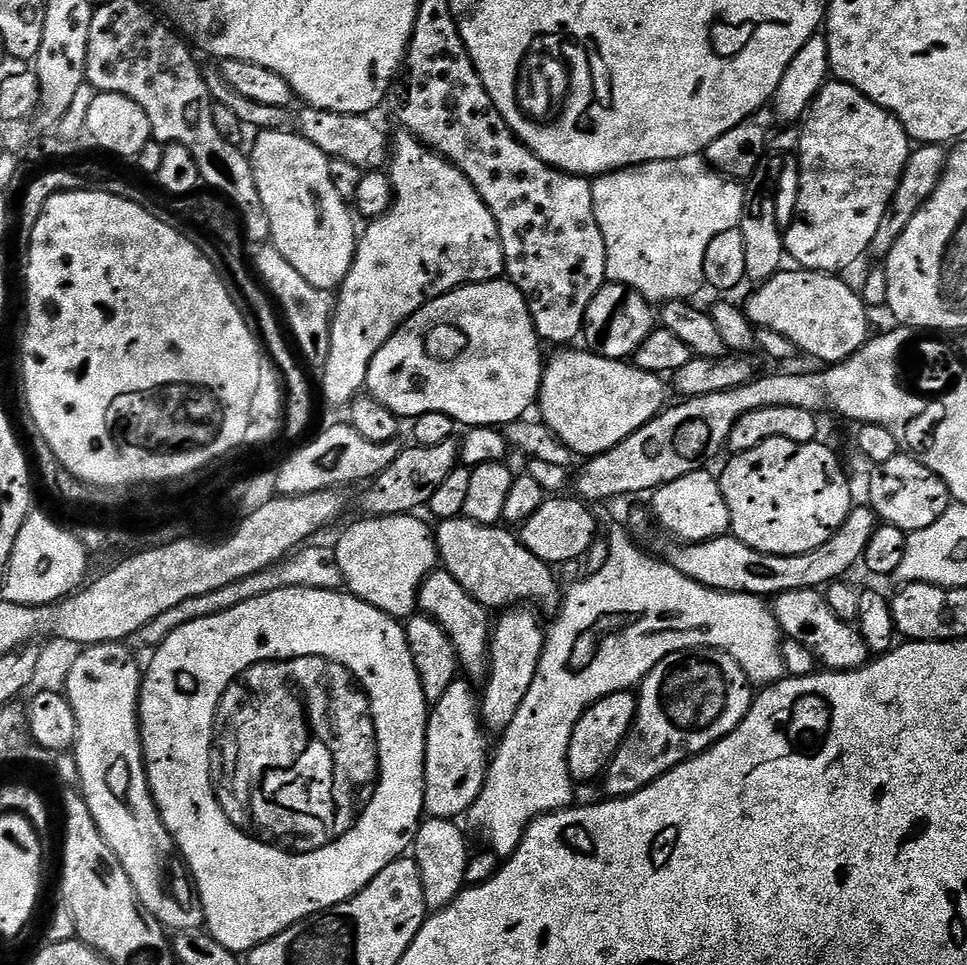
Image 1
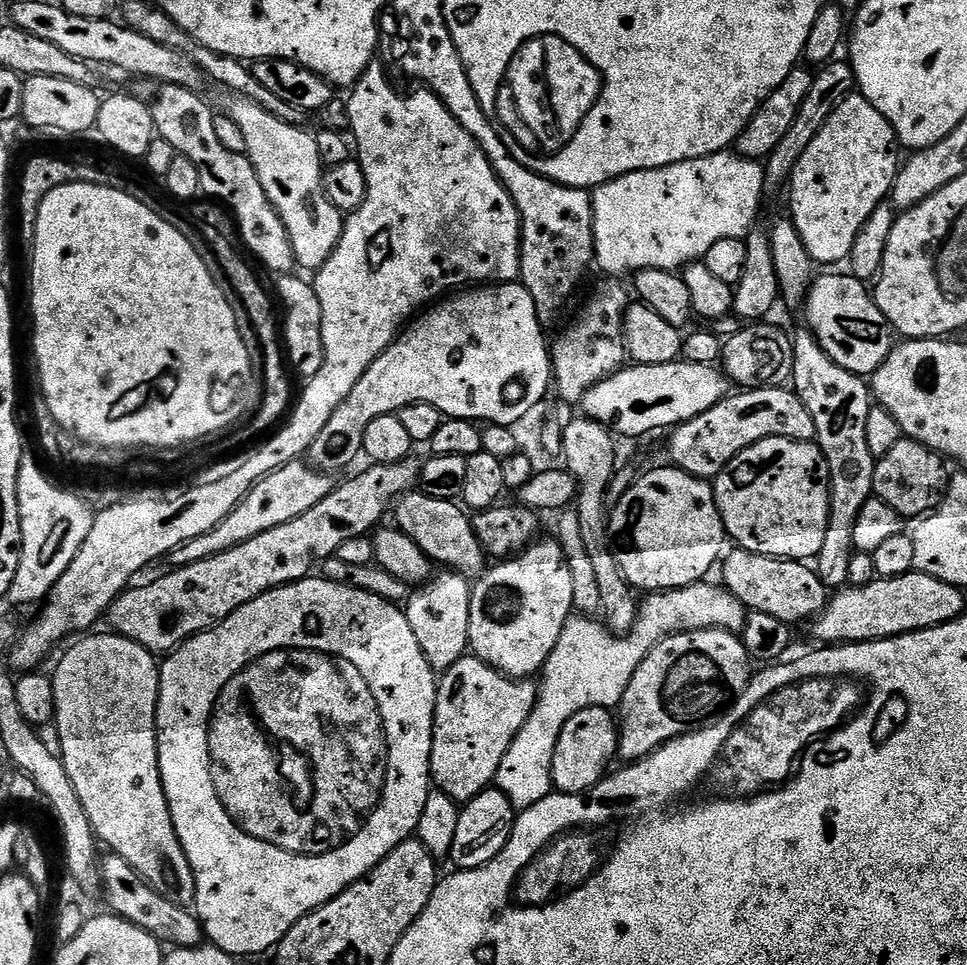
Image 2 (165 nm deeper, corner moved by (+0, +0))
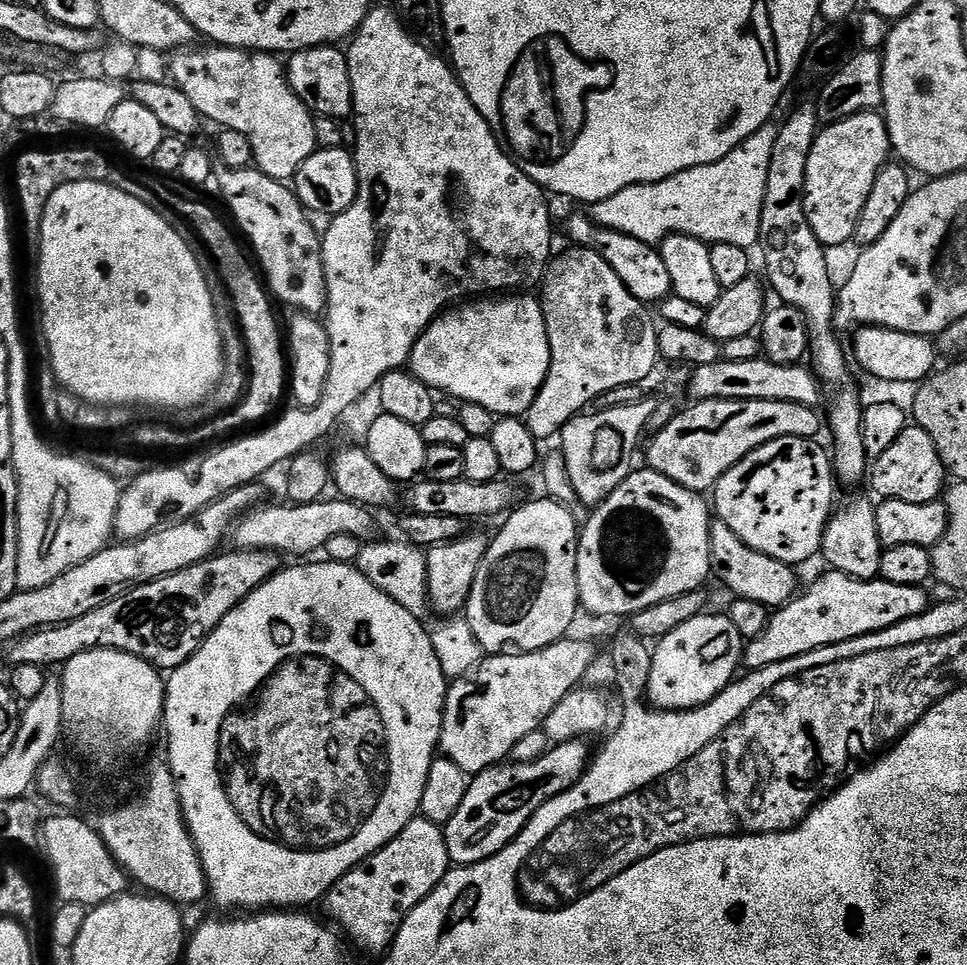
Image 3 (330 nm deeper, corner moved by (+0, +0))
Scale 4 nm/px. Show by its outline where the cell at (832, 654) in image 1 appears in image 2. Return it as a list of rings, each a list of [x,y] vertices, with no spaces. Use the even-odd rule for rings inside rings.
[[[739,546],[733,549],[733,552],[729,551],[722,560],[722,584],[745,609],[765,612],[791,626],[804,620],[809,621],[824,611],[830,599],[830,592],[813,567],[801,561],[775,560],[772,556],[754,554]]]

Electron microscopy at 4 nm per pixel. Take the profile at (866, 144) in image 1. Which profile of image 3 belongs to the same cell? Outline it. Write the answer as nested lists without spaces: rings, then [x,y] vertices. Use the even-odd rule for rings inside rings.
[[[879,111],[859,112],[850,118],[842,118],[838,122],[821,127],[816,134],[816,141],[810,150],[810,162],[806,162],[806,190],[804,191],[804,209],[810,222],[810,230],[823,244],[825,249],[833,250],[839,244],[849,243],[854,234],[854,226],[858,226],[858,214],[862,214],[862,206],[866,206],[866,198],[870,198],[870,186],[874,186],[874,178],[889,163],[892,143],[888,137],[888,127]]]

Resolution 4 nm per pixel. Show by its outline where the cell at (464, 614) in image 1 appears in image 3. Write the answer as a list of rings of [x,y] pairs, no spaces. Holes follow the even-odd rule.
[[[325,498],[317,500],[315,504],[292,504],[288,508],[264,508],[257,507],[247,513],[235,525],[235,547],[240,550],[255,550],[257,552],[275,552],[296,556],[292,558],[304,558],[307,552],[319,553],[335,538],[337,534],[350,534],[364,542],[376,528],[376,520],[371,511],[362,504],[356,504],[353,500],[343,498]]]

